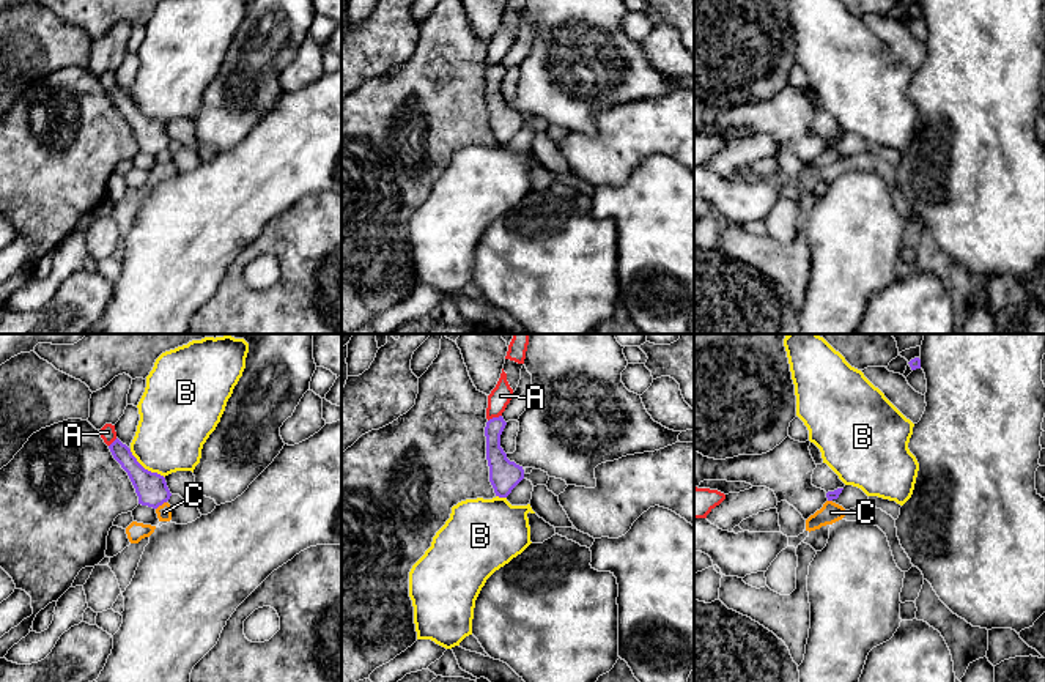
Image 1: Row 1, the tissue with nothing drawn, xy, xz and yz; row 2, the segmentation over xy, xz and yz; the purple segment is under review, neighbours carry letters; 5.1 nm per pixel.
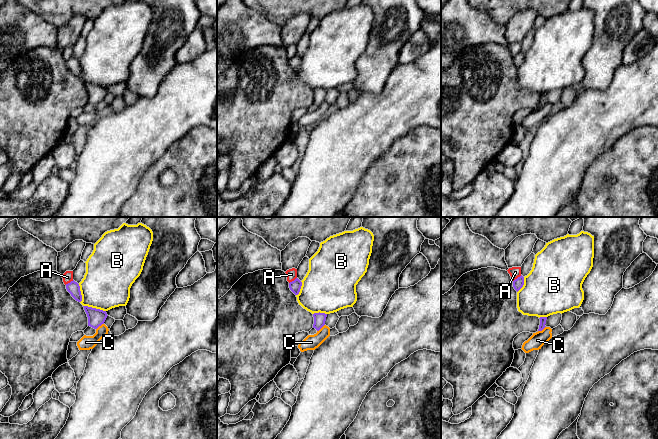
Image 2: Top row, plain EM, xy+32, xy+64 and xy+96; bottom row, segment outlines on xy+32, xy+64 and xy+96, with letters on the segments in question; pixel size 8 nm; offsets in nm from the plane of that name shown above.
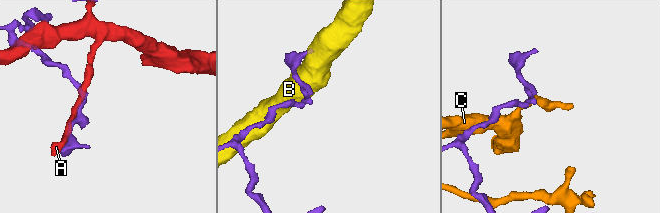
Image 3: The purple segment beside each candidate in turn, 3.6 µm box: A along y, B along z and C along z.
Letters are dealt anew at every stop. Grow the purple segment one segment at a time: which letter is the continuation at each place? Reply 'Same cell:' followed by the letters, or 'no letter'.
Same cell: no letter

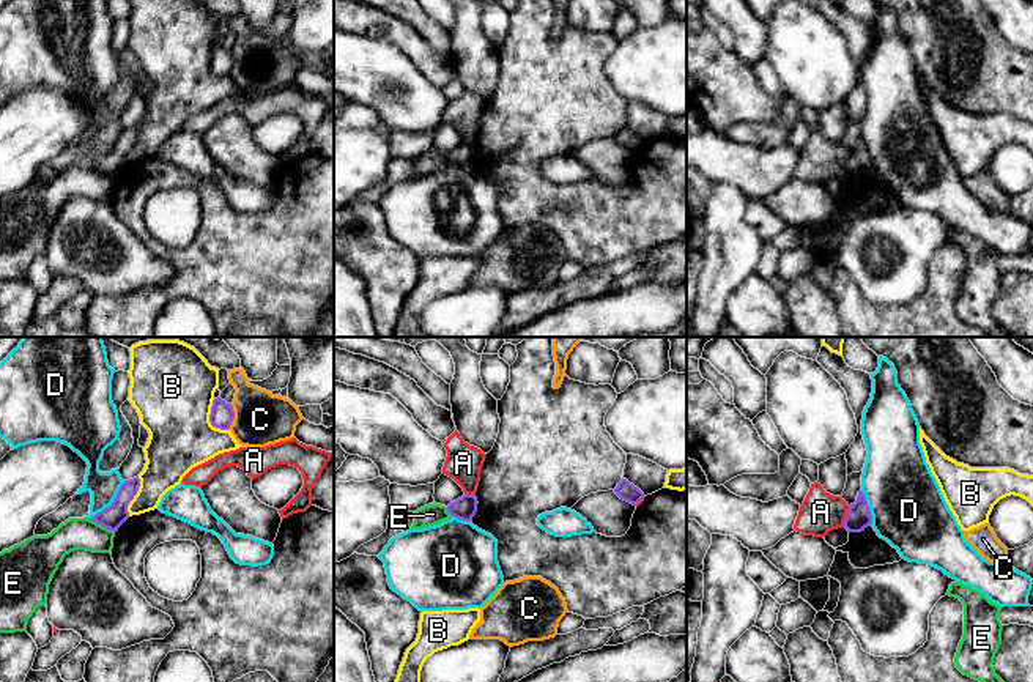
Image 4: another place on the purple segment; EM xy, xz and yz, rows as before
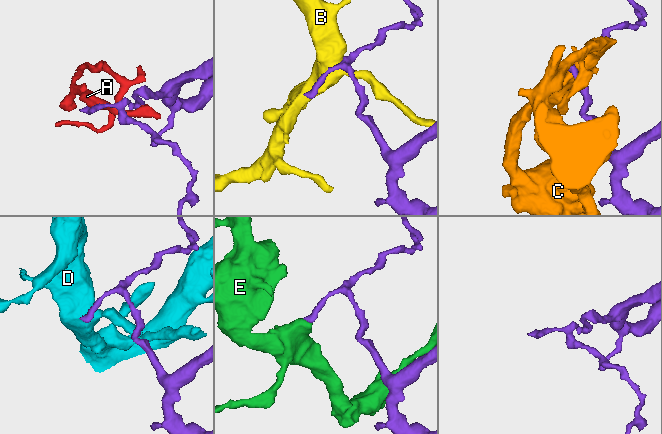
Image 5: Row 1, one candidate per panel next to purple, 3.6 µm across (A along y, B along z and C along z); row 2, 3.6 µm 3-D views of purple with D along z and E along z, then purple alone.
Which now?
Same cell: no letter

